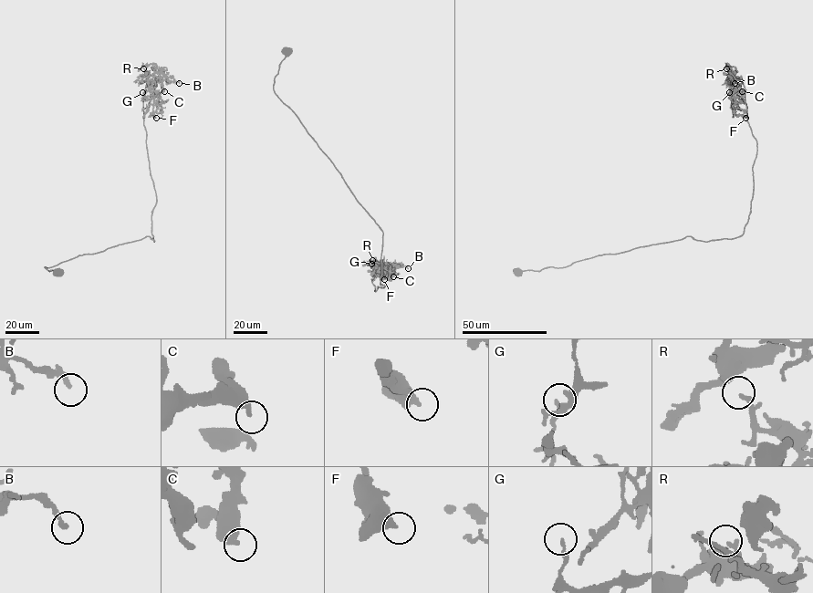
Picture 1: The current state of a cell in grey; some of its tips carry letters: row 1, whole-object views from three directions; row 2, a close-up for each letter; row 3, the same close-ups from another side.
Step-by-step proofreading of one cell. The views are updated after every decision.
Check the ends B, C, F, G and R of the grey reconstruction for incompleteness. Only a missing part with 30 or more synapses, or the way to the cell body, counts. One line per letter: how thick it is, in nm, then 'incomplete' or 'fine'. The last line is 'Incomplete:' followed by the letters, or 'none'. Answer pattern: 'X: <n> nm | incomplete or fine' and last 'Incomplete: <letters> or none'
B: 220 nm | fine
C: 360 nm | fine
F: 440 nm | fine
G: 160 nm | fine
R: 150 nm | fine
Incomplete: none

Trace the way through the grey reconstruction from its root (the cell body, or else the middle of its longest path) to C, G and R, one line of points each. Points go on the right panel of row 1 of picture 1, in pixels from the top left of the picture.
C: (517, 272), (687, 236), (739, 237), (756, 140), (745, 87), (733, 76), (742, 91)
G: (517, 272), (687, 236), (739, 237), (756, 140), (745, 91), (738, 102), (729, 92)
R: (517, 272), (566, 267), (687, 236), (705, 242), (739, 237), (750, 211), (756, 140), (743, 82), (726, 68)

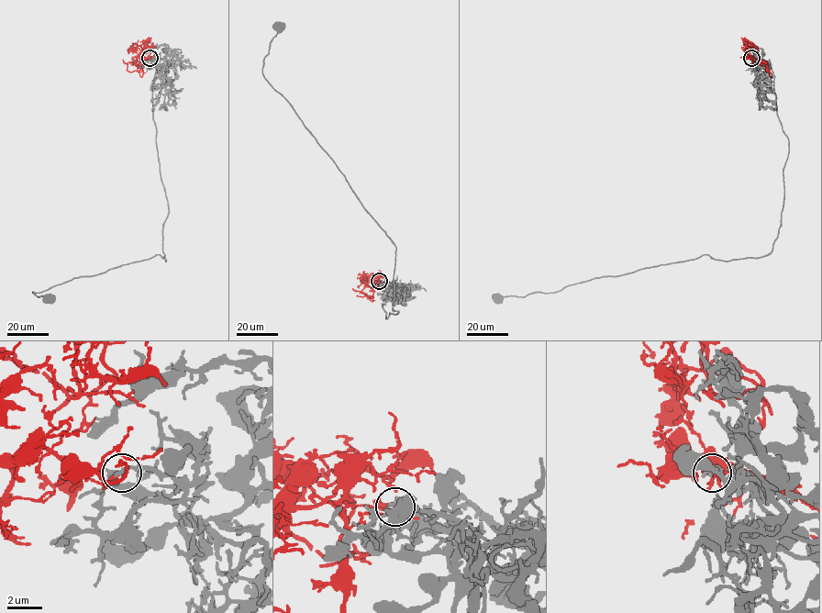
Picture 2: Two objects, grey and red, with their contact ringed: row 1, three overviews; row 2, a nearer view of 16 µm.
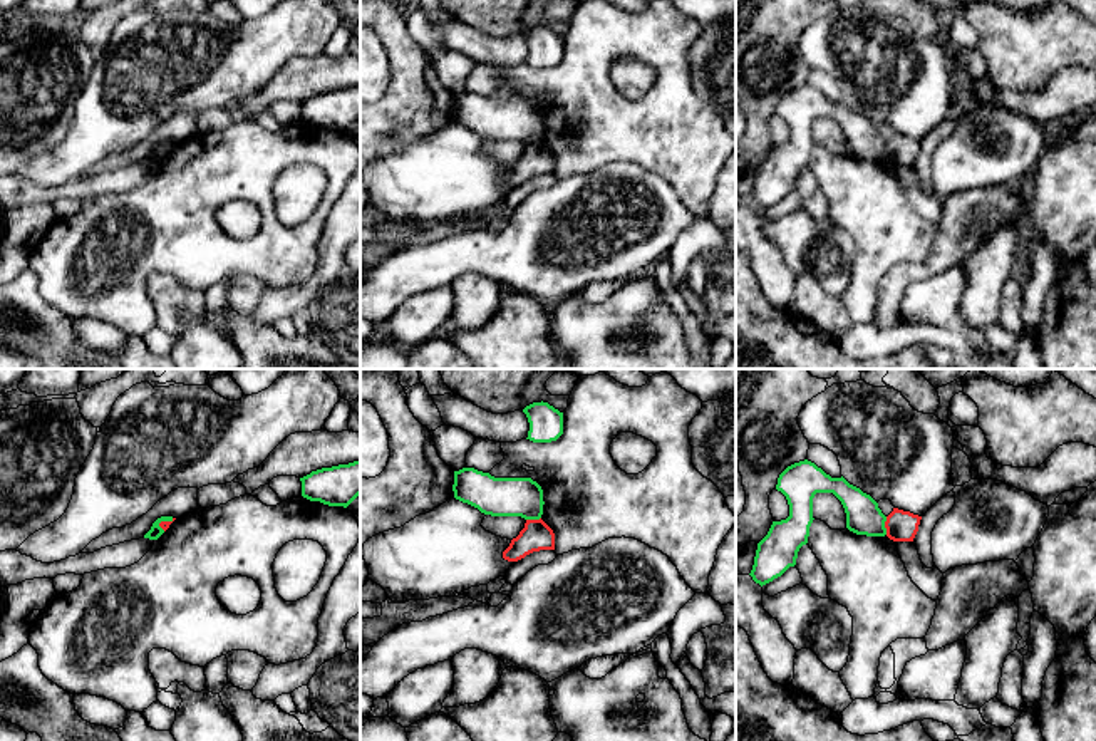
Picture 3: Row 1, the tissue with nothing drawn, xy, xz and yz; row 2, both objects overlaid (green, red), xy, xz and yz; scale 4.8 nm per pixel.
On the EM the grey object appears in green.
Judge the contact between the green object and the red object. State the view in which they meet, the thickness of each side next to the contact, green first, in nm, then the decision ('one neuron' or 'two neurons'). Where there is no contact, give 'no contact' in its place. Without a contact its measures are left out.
yz | 170/150 nm | two neurons

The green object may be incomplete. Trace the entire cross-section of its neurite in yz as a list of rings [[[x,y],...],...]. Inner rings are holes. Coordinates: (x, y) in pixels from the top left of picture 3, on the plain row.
[[[804,84],[788,91],[778,102],[776,114],[789,129],[789,141],[773,146],[768,159],[757,168],[751,201],[761,211],[796,189],[798,176],[808,168],[816,117],[833,117],[846,137],[846,153],[856,159],[885,161],[887,141],[878,127],[843,101],[831,102],[814,87]]]

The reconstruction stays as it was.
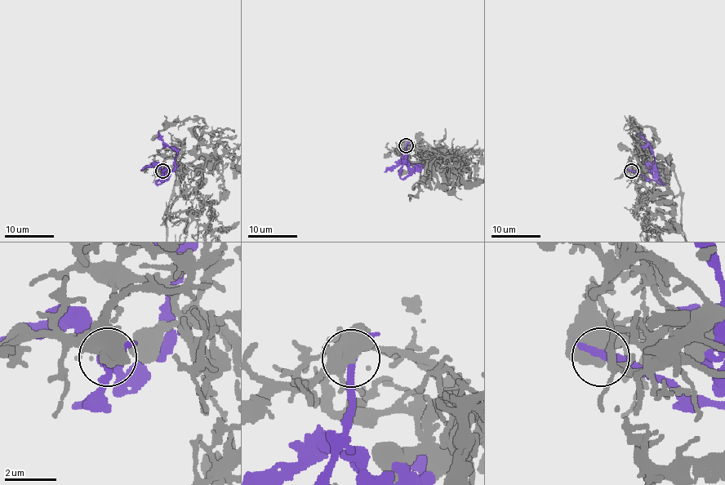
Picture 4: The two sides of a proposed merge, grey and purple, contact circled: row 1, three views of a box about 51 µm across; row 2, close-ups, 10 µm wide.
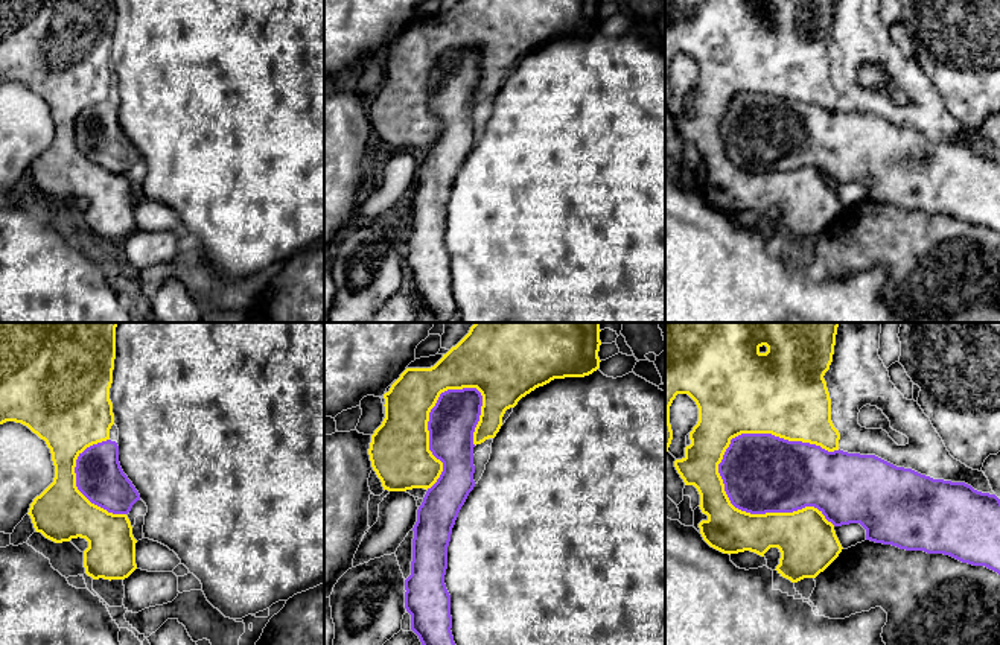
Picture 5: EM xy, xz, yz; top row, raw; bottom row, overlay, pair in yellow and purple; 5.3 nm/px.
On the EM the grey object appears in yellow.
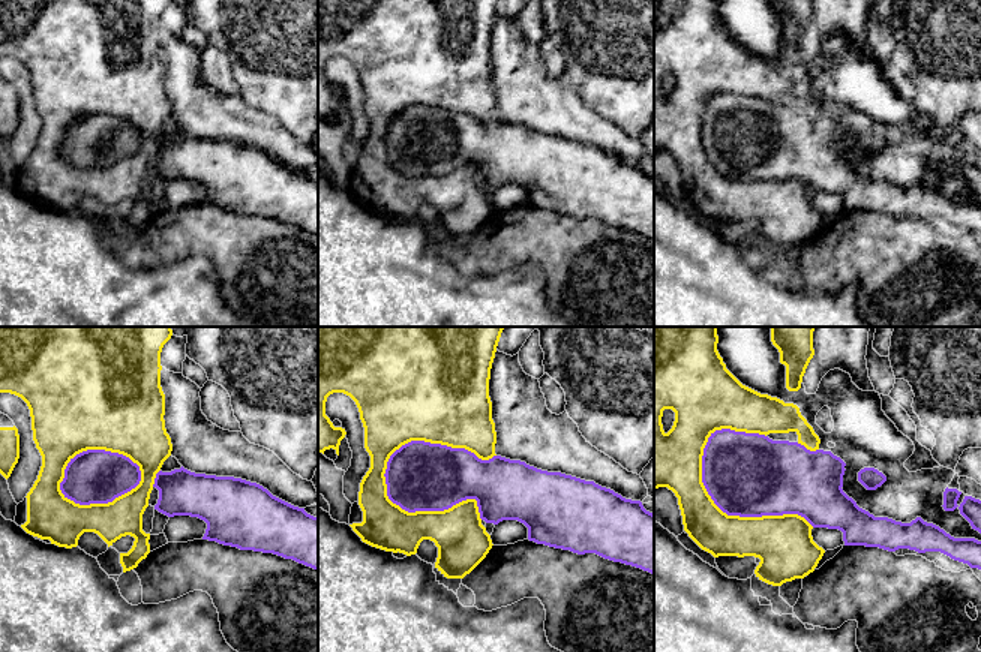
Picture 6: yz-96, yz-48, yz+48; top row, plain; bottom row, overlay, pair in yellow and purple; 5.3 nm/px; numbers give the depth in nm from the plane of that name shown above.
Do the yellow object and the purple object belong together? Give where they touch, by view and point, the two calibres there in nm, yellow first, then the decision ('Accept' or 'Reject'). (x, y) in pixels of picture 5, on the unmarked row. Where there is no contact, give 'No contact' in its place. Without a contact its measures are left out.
Touches yellow at yz (752, 174). Thickness 240 nm (yellow) against 420 nm. Reject

